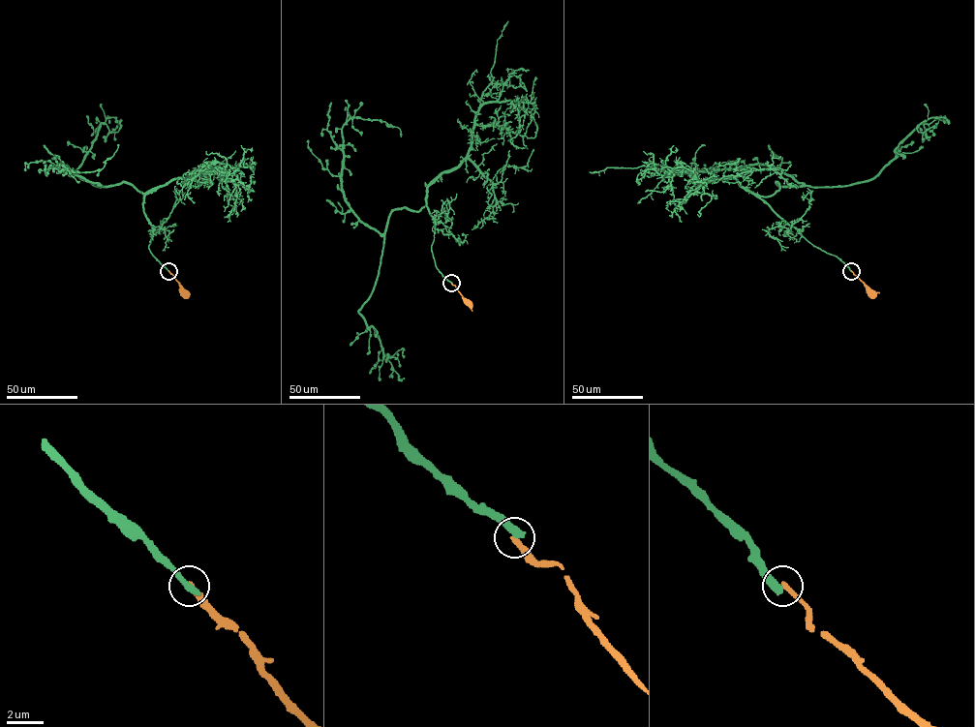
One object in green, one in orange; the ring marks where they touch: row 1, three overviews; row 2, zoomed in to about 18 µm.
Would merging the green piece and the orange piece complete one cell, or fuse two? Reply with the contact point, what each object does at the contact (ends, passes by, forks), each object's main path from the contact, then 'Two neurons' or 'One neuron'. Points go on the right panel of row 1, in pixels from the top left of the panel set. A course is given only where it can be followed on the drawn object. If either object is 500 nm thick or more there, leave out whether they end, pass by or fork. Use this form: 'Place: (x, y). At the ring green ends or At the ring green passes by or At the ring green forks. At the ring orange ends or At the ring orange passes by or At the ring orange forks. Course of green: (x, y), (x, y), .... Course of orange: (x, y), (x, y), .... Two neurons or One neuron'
Place: (851, 271). At the ring green ends. At the ring orange ends. Course of green: (851, 271), (759, 196), (772, 196), (776, 182), (802, 183), (766, 165), (685, 171), (705, 145). Course of orange: (851, 271), (871, 294). Two neurons

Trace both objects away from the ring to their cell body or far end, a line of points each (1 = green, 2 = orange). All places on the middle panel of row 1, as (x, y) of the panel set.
1: (451, 283), (427, 191), (383, 233), (342, 188), (349, 120), (401, 136)
2: (451, 283), (468, 303)

